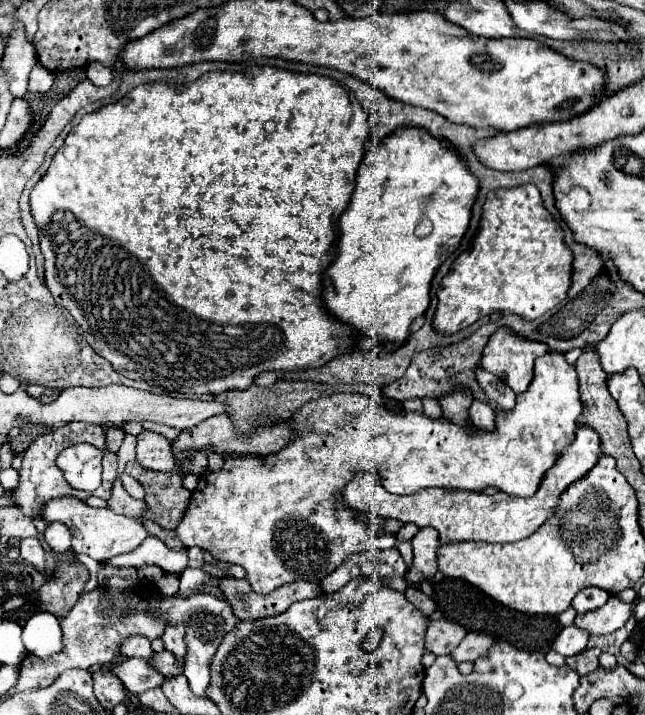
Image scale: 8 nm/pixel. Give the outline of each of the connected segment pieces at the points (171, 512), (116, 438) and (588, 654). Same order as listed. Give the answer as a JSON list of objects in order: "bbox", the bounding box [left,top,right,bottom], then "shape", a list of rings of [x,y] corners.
[{"bbox":[125,465,191,529],"shape":[[[125,465],[125,473],[135,477],[145,489],[145,505],[148,513],[143,519],[151,519],[163,529],[175,529],[185,515],[191,491],[181,487],[181,477],[173,473],[147,471],[139,465]]]},{"bbox":[103,427,125,453],"shape":[[[111,427],[111,429],[107,429],[107,443],[105,443],[105,447],[103,447],[103,451],[111,451],[111,453],[117,453],[119,451],[119,447],[121,447],[121,441],[123,441],[123,437],[125,437],[125,433],[121,431],[121,429],[117,429],[117,427]]]},{"bbox":[567,649,601,675],"shape":[[[585,649],[575,657],[567,657],[567,665],[575,669],[579,675],[587,675],[599,667],[599,655],[601,655],[601,649]]]}]

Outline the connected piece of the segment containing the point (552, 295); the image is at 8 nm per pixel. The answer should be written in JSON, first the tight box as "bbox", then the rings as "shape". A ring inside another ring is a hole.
{"bbox":[433,185,573,335],"shape":[[[519,185],[513,189],[495,189],[487,195],[483,203],[479,233],[473,241],[473,247],[459,255],[451,265],[451,271],[443,277],[437,291],[437,309],[433,315],[433,327],[439,335],[453,335],[493,311],[515,313],[527,321],[537,319],[561,303],[571,285],[573,273],[573,253],[563,241],[563,231],[559,223],[549,215],[541,203],[539,189],[535,185]]]}

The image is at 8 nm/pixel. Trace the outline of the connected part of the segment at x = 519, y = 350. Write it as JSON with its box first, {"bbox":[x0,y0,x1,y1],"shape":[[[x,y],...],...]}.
{"bbox":[481,327,549,395],"shape":[[[501,327],[485,345],[481,367],[499,375],[499,379],[503,379],[519,395],[531,385],[535,359],[547,351],[549,347],[545,343],[527,341],[513,335],[507,327]]]}

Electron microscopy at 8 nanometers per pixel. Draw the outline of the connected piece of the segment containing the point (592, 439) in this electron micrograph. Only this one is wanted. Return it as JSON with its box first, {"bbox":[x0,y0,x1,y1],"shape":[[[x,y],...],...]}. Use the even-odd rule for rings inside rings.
{"bbox":[345,427,601,543],"shape":[[[579,427],[575,441],[561,453],[557,463],[547,471],[539,491],[533,497],[511,497],[507,493],[475,495],[469,491],[439,491],[423,489],[413,495],[391,495],[385,491],[377,473],[357,473],[345,487],[345,503],[351,509],[373,513],[383,519],[397,519],[401,523],[415,523],[417,527],[433,527],[439,533],[439,541],[485,541],[485,543],[513,543],[533,535],[557,509],[561,493],[579,479],[583,479],[601,457],[599,435],[591,427]]]}

